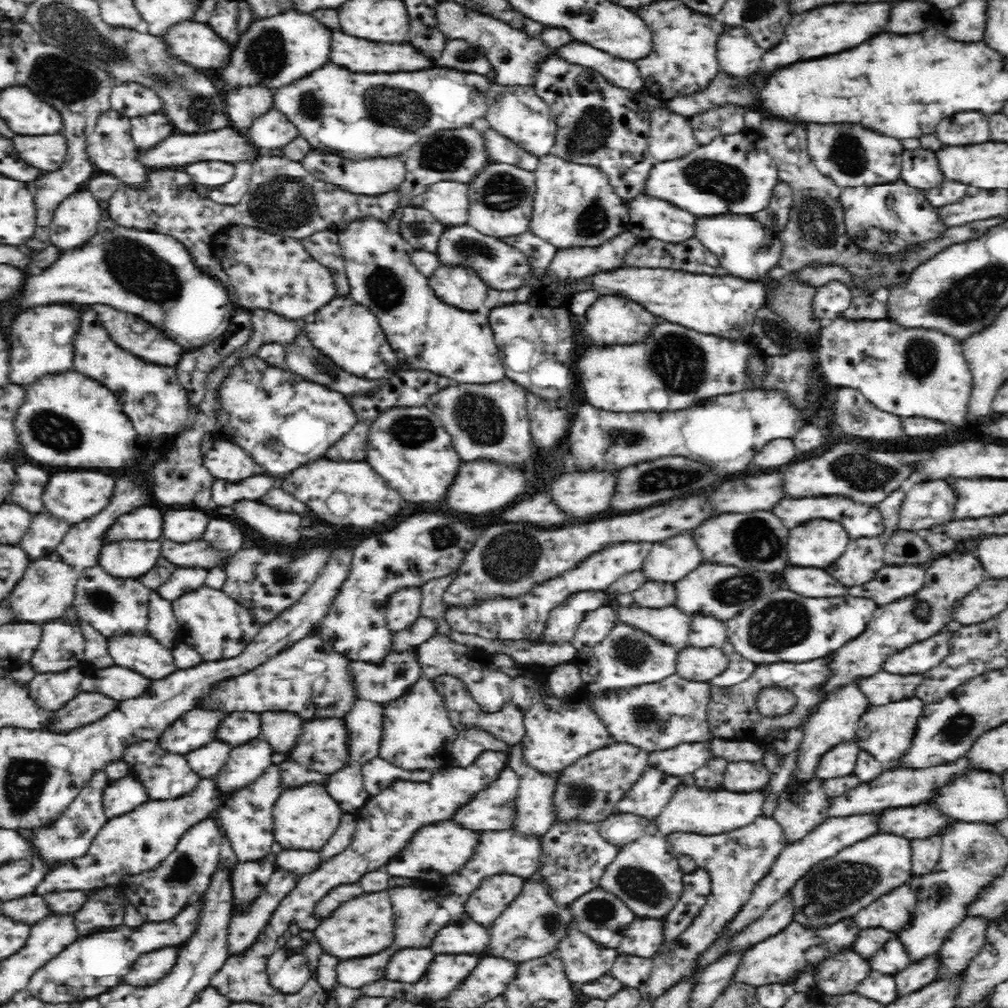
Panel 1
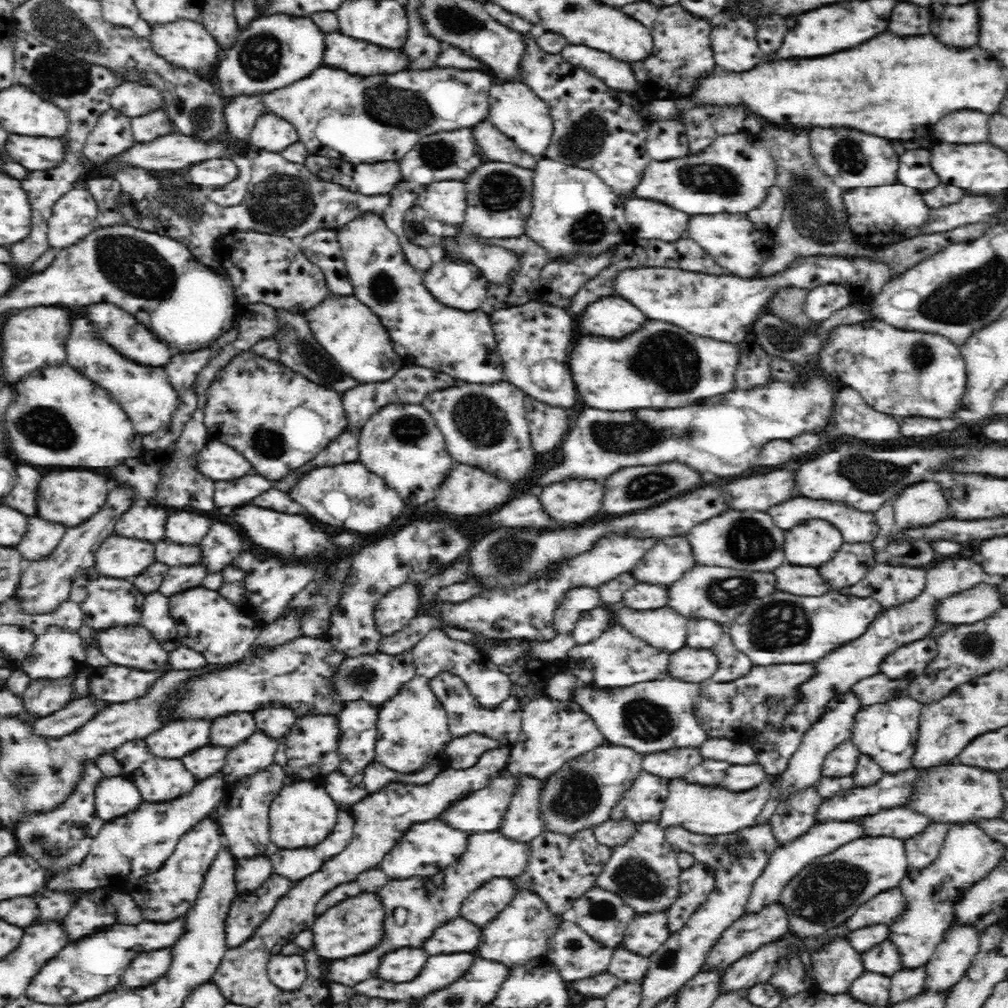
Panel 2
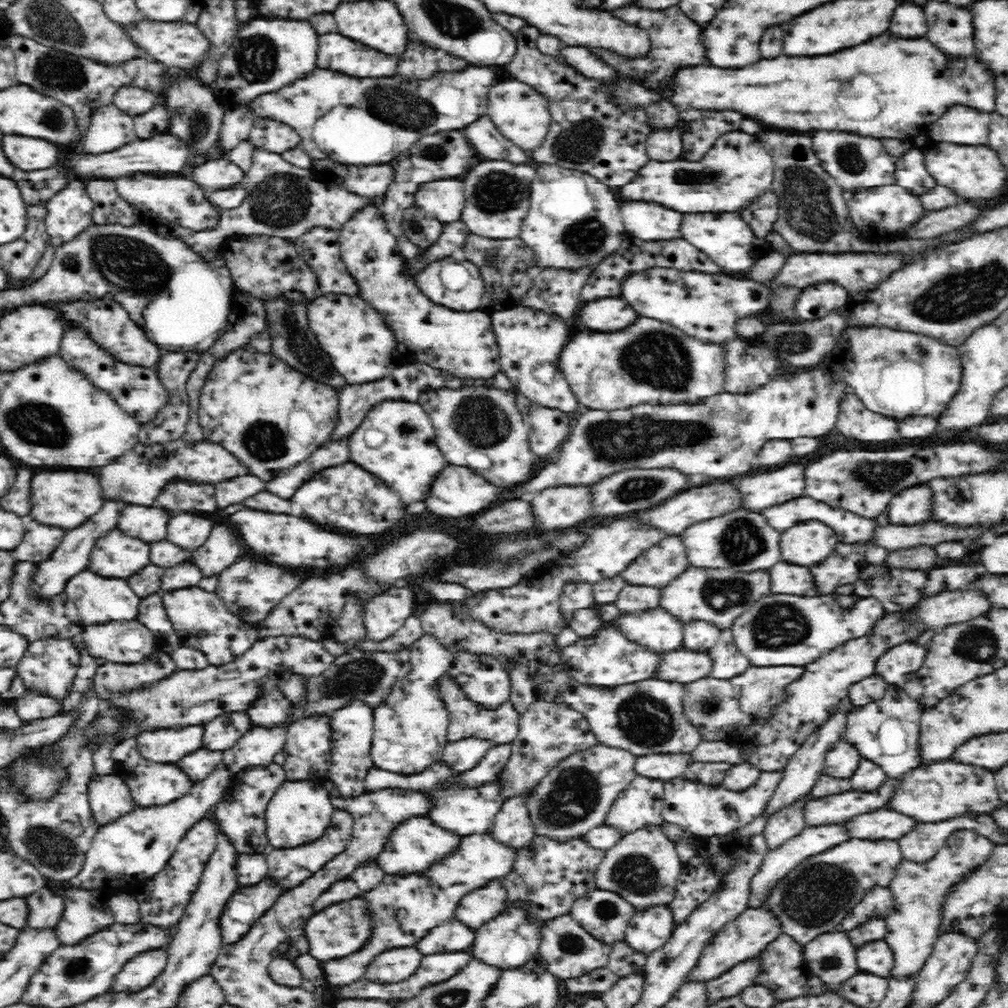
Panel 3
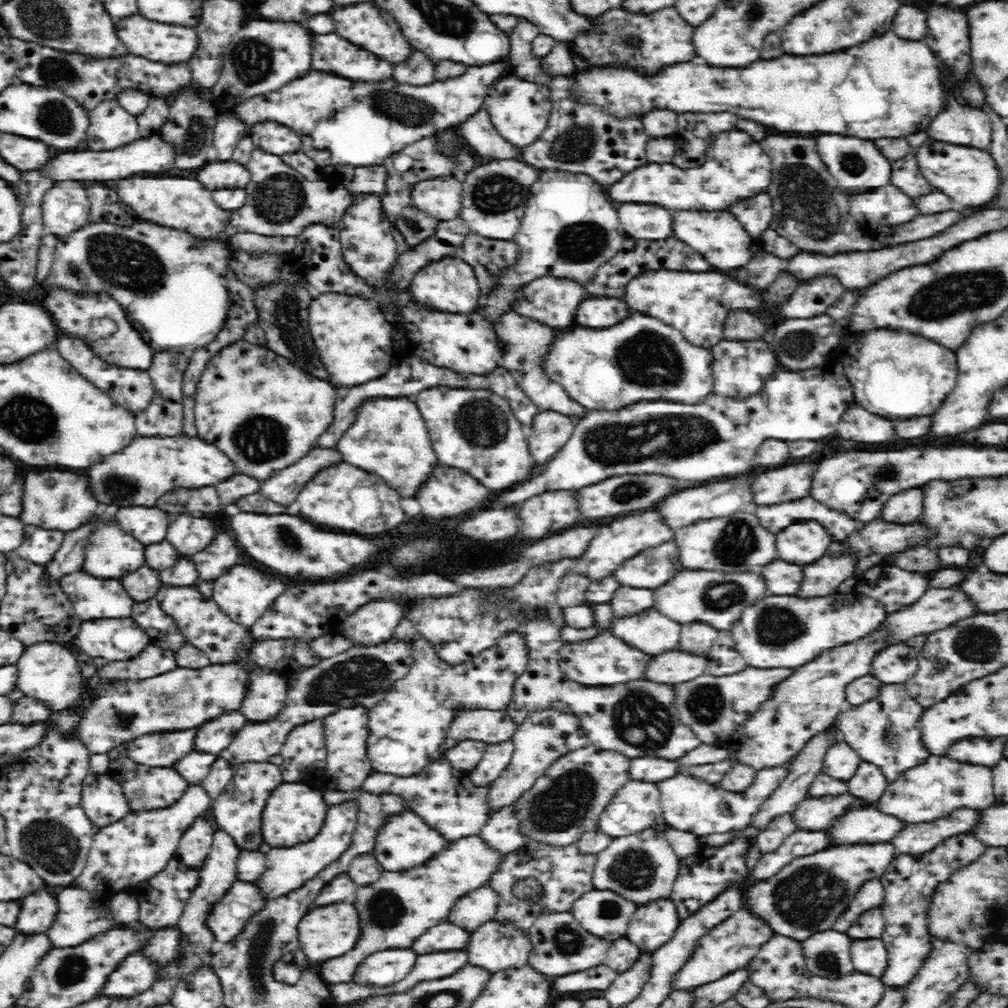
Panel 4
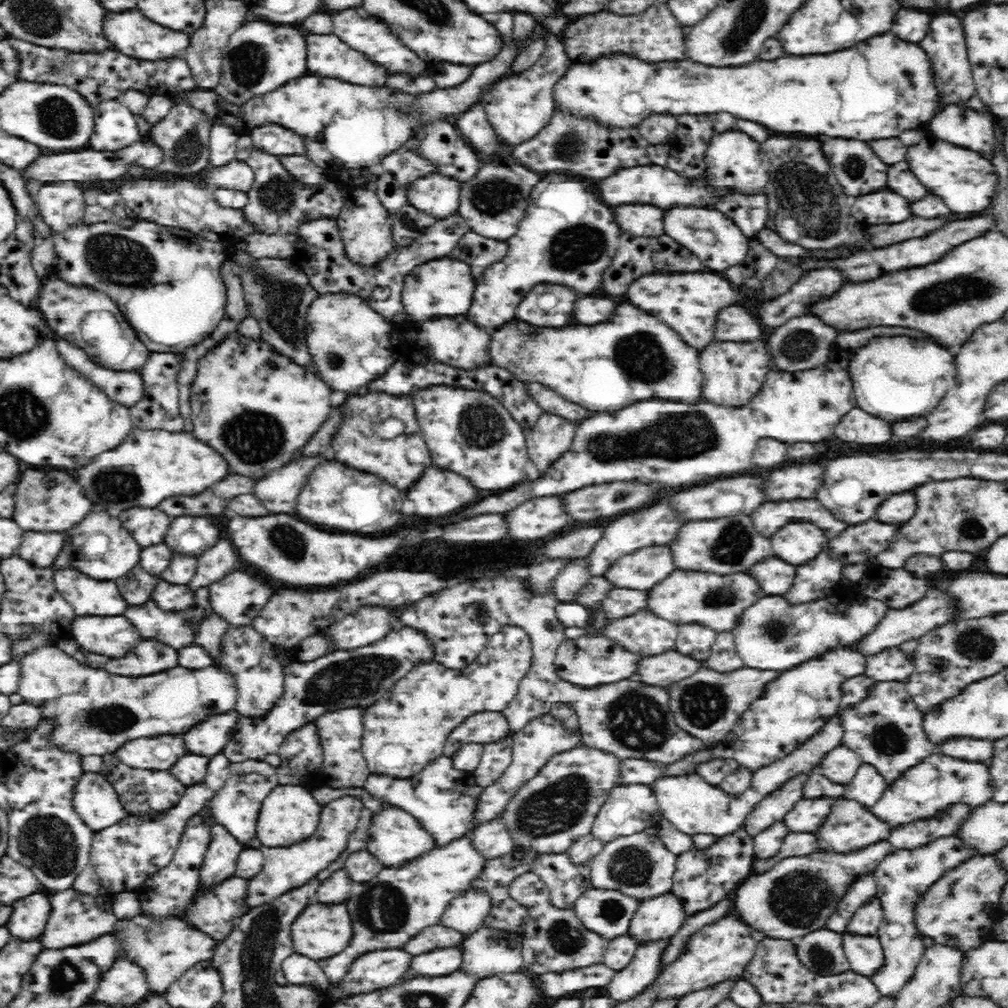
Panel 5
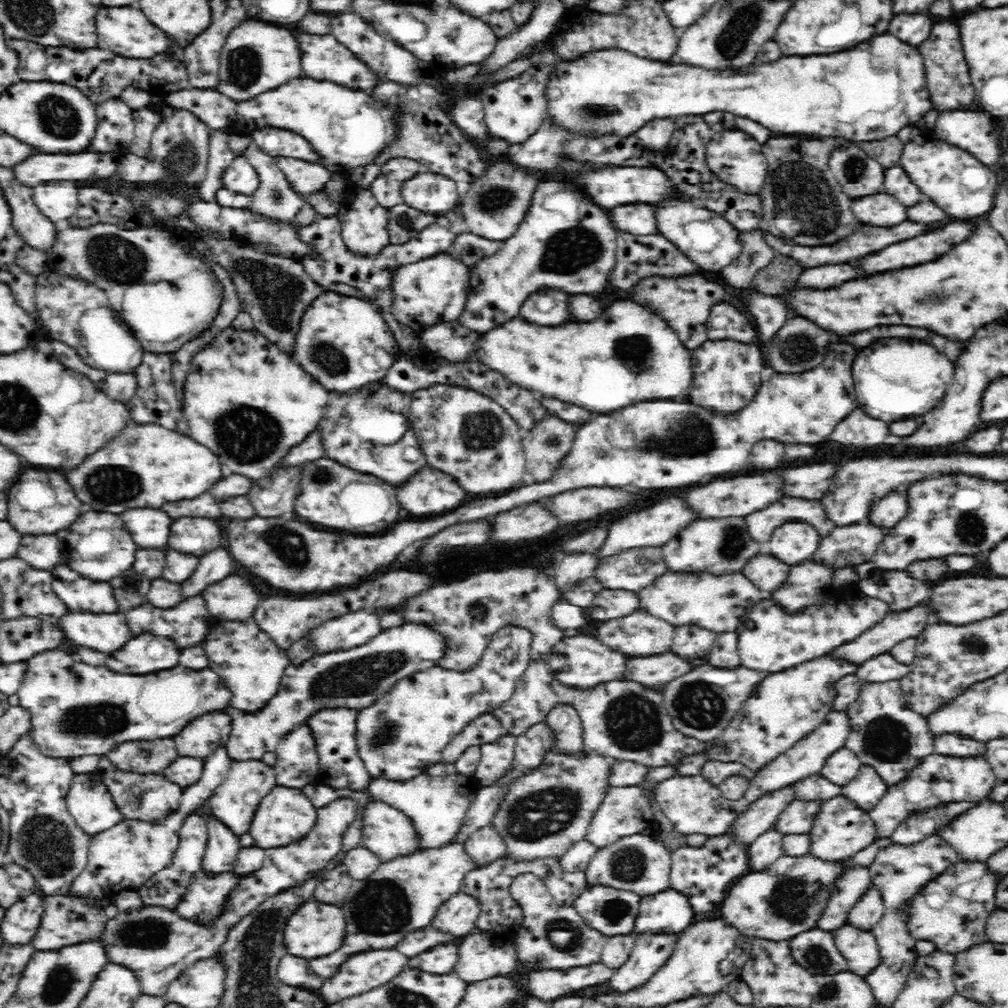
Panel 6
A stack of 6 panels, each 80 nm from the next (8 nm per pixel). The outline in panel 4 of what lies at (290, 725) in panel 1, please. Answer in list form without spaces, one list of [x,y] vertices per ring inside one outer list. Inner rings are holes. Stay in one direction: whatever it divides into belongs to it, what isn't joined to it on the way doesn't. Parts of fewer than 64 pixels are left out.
[[[258,670],[248,682],[248,696],[240,711],[254,723],[276,720],[287,702],[288,688],[274,670]]]

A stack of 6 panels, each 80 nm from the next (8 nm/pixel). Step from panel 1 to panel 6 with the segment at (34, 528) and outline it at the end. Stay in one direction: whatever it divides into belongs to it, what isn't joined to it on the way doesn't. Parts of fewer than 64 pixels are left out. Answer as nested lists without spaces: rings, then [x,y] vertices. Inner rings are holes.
[[[24,534],[16,557],[38,570],[52,571],[60,558],[60,540],[56,534]]]

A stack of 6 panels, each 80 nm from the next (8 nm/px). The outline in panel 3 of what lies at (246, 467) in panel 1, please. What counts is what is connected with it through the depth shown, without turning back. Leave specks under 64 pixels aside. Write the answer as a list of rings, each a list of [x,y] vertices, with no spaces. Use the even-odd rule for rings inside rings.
[[[182,440],[171,441],[166,446],[154,444],[144,446],[138,444],[132,452],[124,454],[120,460],[112,462],[112,466],[104,466],[96,470],[102,480],[104,498],[118,498],[132,504],[154,504],[156,496],[160,494],[162,486],[170,482],[172,478],[190,478],[194,482],[224,482],[230,478],[236,478],[240,474],[248,475],[248,468],[240,462],[230,450],[216,442],[202,442],[198,444],[186,444]]]

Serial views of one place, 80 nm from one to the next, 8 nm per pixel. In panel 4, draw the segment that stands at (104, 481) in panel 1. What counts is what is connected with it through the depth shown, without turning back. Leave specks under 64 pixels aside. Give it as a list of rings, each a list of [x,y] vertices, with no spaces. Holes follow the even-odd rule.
[[[30,472],[26,474],[26,492],[22,498],[24,522],[44,526],[48,530],[76,530],[86,524],[100,506],[100,502],[94,498],[88,476],[74,472]]]

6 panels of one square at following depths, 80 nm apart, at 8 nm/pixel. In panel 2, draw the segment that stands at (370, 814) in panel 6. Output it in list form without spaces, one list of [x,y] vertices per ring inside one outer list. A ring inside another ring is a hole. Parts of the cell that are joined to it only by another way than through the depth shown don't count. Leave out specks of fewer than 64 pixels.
[[[438,819],[412,826],[406,835],[400,845],[396,846],[378,866],[391,879],[404,880],[418,876],[426,880],[436,876],[467,854],[471,840],[470,833],[448,826],[448,823]]]

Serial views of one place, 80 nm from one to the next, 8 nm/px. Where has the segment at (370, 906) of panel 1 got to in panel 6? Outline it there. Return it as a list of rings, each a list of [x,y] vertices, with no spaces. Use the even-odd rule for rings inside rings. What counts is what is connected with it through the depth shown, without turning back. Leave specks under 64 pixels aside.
[[[308,902],[304,904],[296,916],[288,920],[286,926],[286,938],[288,938],[288,954],[295,957],[316,959],[328,956],[330,952],[336,952],[342,942],[346,940],[346,916],[342,906],[322,904],[322,902]]]

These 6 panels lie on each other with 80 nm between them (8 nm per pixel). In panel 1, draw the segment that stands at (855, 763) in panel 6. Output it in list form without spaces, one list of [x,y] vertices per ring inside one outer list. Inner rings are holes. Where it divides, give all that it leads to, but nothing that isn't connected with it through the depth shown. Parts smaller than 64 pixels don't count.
[[[854,740],[833,746],[828,752],[819,756],[813,770],[814,777],[825,781],[853,774],[859,750]]]

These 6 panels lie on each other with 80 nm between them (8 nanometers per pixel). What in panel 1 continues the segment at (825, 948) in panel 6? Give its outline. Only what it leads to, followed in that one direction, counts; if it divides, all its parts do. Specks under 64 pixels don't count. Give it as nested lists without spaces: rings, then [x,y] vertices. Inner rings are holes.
[[[844,950],[834,958],[828,958],[816,966],[814,972],[815,989],[822,991],[827,995],[843,995],[856,993],[859,990],[860,983],[868,978],[871,973],[871,966],[867,960],[864,960],[854,950]]]

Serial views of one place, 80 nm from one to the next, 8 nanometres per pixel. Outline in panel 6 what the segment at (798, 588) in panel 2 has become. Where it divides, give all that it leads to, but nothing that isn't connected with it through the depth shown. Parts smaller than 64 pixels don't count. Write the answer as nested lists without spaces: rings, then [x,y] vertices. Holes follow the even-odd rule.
[[[762,556],[754,558],[744,570],[744,576],[748,576],[760,590],[766,592],[776,592],[782,586],[786,586],[788,582],[788,574],[790,574],[790,566],[780,562],[774,556]]]

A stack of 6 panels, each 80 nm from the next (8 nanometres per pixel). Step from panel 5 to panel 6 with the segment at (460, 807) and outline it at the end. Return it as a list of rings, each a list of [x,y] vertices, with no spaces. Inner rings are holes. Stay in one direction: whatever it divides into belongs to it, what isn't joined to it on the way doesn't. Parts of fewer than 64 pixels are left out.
[[[442,759],[430,764],[422,774],[412,780],[371,778],[366,790],[374,801],[402,810],[403,814],[412,818],[414,827],[423,838],[423,849],[436,849],[457,838],[456,834],[464,825],[468,810],[481,788],[477,779],[462,776],[454,763]]]

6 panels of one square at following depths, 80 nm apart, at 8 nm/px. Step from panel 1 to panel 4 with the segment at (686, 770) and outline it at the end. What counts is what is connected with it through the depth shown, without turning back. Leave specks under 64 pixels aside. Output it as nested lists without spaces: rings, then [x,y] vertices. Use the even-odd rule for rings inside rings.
[[[643,756],[631,759],[630,762],[631,779],[660,783],[680,773],[680,763],[676,759]]]

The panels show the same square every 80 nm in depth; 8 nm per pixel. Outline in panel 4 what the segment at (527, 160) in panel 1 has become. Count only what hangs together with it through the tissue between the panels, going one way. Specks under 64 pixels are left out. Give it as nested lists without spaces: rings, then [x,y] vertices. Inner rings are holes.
[[[480,110],[470,120],[460,124],[464,142],[471,150],[476,150],[480,156],[488,156],[490,159],[504,159],[522,161],[520,147],[508,142],[496,130],[489,114]]]

